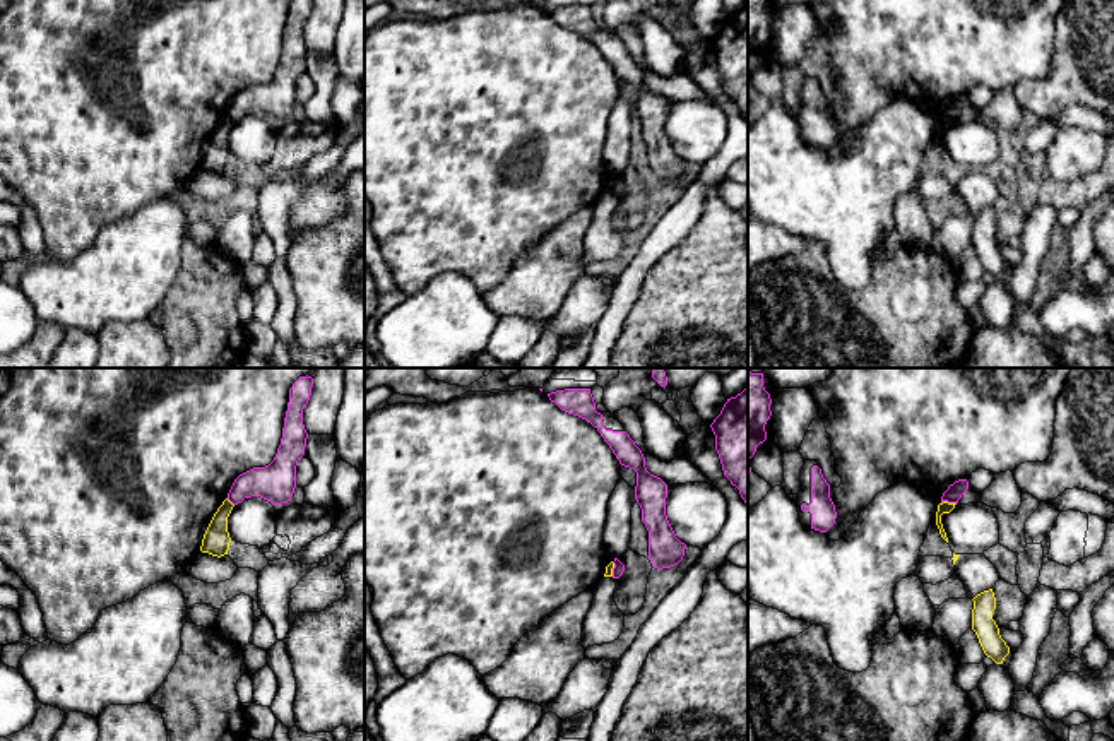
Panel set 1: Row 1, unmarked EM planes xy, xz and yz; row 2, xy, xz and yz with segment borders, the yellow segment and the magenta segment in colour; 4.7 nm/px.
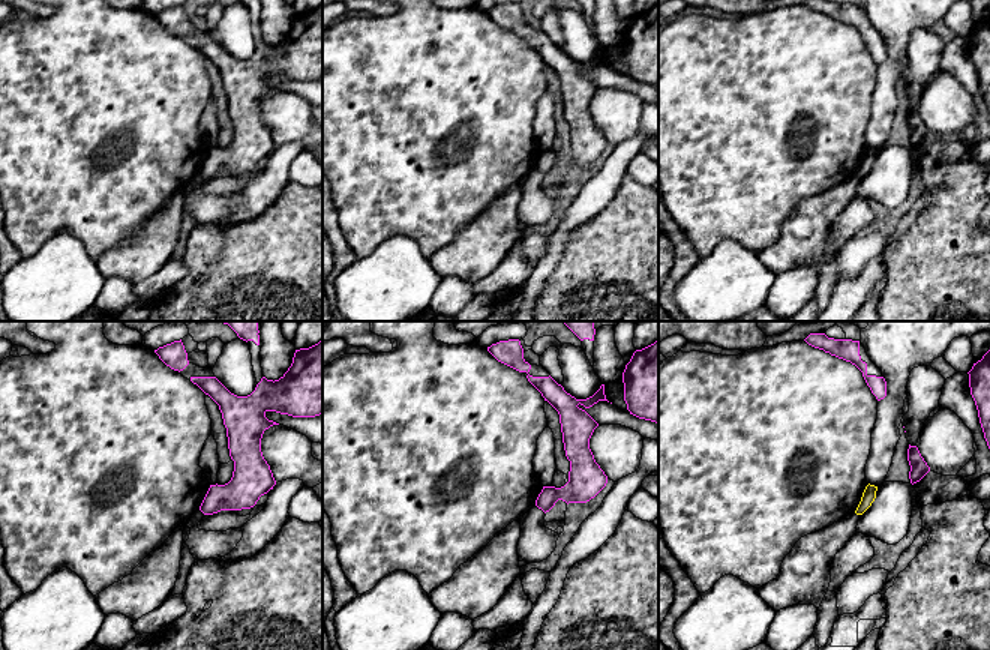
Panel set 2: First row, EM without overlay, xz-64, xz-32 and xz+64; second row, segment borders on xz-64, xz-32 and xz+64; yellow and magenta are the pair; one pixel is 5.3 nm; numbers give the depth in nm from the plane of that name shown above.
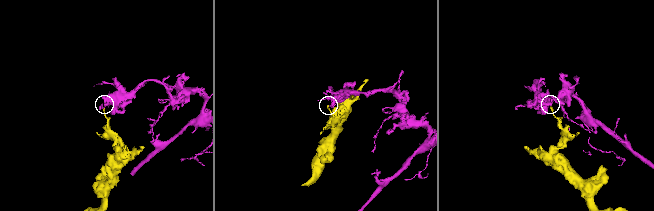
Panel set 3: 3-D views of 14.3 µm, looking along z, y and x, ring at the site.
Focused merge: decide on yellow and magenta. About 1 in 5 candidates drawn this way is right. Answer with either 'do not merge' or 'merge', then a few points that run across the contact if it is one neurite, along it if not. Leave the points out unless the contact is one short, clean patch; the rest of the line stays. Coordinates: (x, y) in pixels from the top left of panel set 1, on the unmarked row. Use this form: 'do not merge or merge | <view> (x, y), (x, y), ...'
do not merge | yz (955, 118), (942, 120)

